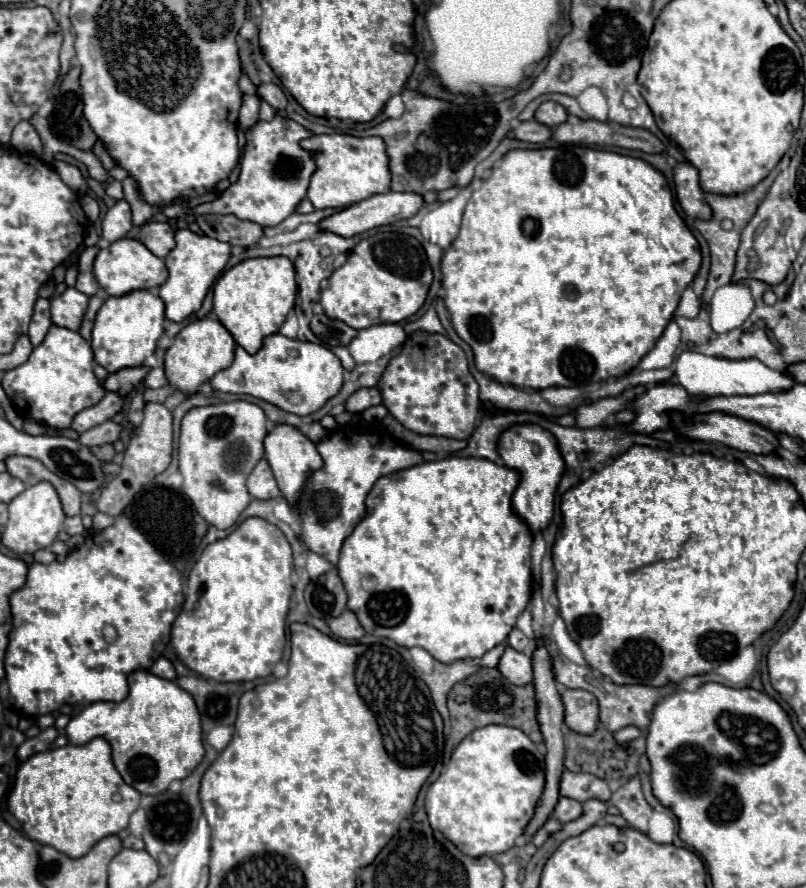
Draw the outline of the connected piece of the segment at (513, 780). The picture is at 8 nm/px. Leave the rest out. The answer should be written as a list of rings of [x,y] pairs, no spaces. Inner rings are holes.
[[[490,724],[468,734],[452,752],[448,766],[426,794],[426,812],[430,826],[442,832],[466,856],[494,856],[514,846],[516,836],[524,832],[534,816],[536,802],[544,792],[544,754],[518,728]]]

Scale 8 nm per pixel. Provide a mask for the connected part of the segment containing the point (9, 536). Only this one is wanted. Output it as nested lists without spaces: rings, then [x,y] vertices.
[[[46,480],[34,486],[28,486],[22,494],[18,494],[8,504],[8,510],[10,510],[10,518],[2,534],[2,544],[16,554],[34,554],[40,548],[48,548],[56,540],[62,528],[62,522],[66,518],[62,512],[62,504],[60,504],[56,488]]]

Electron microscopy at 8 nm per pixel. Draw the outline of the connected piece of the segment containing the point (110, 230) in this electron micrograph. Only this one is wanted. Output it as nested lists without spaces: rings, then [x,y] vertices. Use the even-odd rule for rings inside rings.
[[[118,200],[116,206],[112,206],[102,222],[102,236],[108,242],[114,242],[116,238],[126,236],[126,232],[132,228],[132,214],[126,200]]]

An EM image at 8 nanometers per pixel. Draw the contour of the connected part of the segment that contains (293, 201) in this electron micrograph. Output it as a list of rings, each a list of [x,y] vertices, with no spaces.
[[[278,114],[270,122],[258,120],[246,130],[238,180],[212,202],[194,206],[194,214],[234,214],[240,220],[252,220],[260,226],[278,226],[306,196],[310,176],[316,168],[312,154],[298,144],[308,136],[310,132],[304,126]]]

